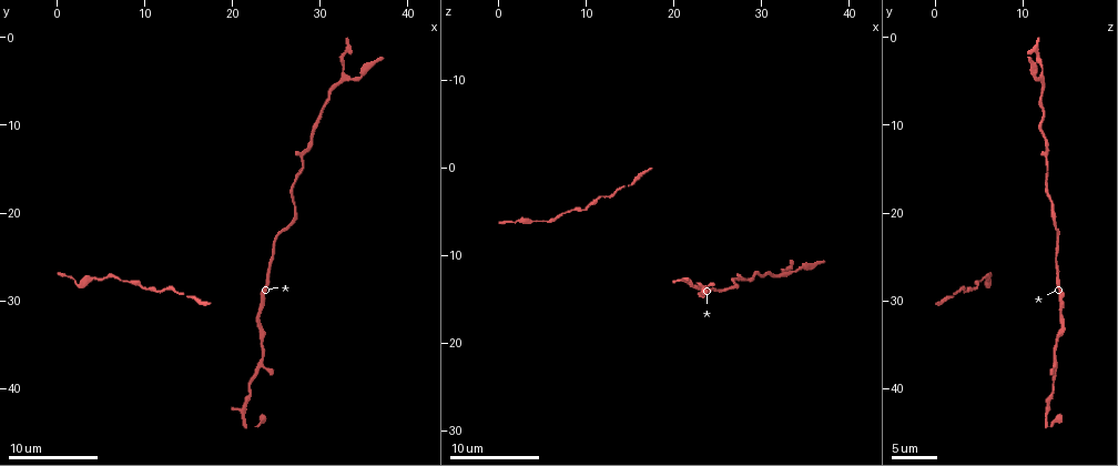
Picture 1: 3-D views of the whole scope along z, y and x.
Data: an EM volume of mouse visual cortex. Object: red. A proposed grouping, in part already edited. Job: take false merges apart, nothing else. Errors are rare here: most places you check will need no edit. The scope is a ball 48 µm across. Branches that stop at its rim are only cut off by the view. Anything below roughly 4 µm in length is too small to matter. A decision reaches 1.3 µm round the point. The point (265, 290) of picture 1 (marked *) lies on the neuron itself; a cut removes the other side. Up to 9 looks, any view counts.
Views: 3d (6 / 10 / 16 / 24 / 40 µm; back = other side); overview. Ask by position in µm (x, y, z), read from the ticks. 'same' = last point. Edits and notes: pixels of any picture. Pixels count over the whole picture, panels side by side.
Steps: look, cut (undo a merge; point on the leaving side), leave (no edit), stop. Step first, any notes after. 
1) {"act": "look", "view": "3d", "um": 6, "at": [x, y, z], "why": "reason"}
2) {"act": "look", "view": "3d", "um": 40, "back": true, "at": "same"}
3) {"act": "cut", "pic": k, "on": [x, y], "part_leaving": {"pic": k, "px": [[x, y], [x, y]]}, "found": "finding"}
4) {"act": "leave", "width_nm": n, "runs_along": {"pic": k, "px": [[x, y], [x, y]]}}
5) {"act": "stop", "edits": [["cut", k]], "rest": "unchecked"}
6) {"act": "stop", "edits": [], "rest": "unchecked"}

{"act": "look", "view": "3d", "um": 10, "at": [24.2, 26.8, 14.0], "why": "thick turns thin"}

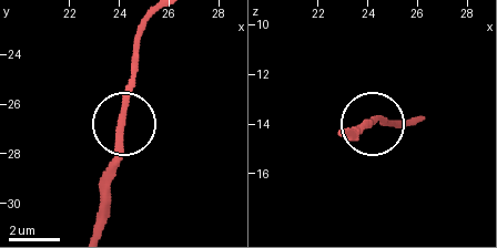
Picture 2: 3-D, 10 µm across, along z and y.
{"act": "leave", "runs_along": {"pic": 2, "px": [[114, 171], [133, 42]]}, "found": "all the same neuron"}

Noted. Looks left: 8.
{"act": "look", "view": "3d", "um": 6, "at": [23.6, 36.0, 13.8]}

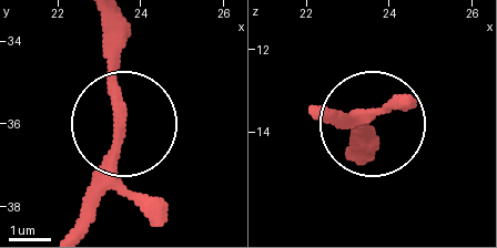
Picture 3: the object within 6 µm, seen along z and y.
{"act": "look", "view": "3d", "um": 6, "back": true, "at": "same"}

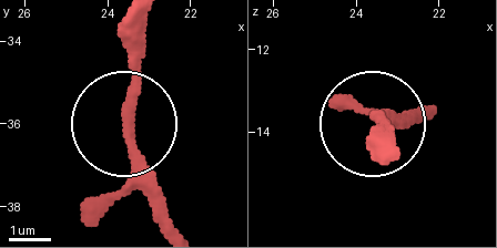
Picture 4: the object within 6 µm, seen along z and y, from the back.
{"act": "leave", "width_nm": 250, "runs_along": {"pic": 4, "px": [[143, 27], [125, 143], [164, 225]]}, "found": "all the same neuron"}

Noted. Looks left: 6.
{"act": "look", "view": "3d", "um": 10, "at": [4.2, 27.4, 6.2], "why": "sudden change in width"}

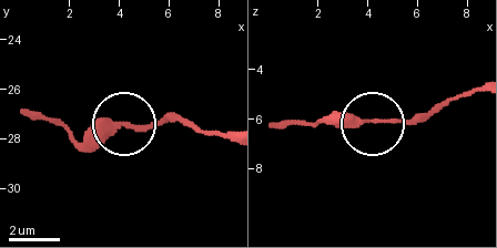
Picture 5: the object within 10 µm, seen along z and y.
{"act": "leave", "found": "all the same neuron"}

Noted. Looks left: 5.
{"act": "look", "view": "3d", "um": 10, "at": [9.2, 28.0, 5.0], "why": "thick turns thin"}

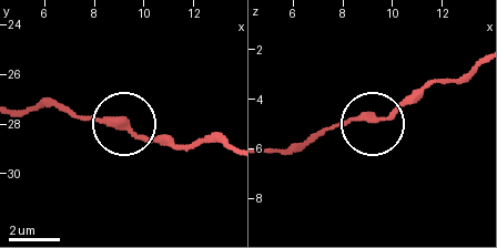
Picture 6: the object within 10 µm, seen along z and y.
{"act": "leave", "found": "continuous, no second neuron"}

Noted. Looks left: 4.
{"act": "stop", "edits": [], "rest": "unchecked"}

